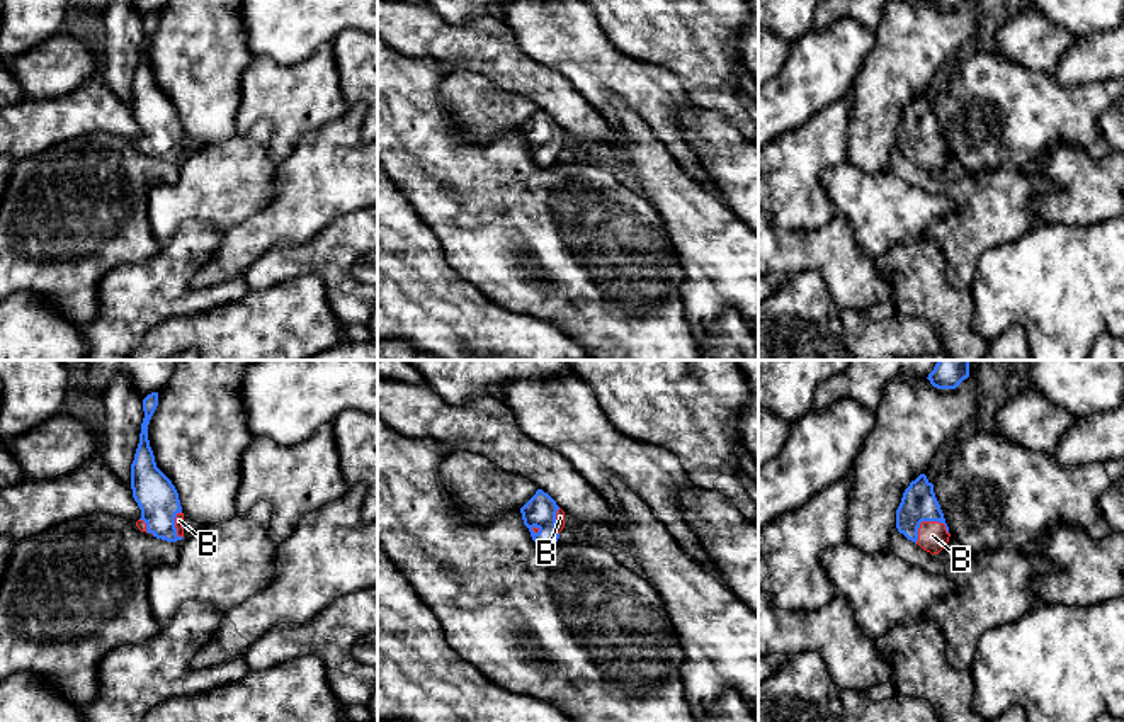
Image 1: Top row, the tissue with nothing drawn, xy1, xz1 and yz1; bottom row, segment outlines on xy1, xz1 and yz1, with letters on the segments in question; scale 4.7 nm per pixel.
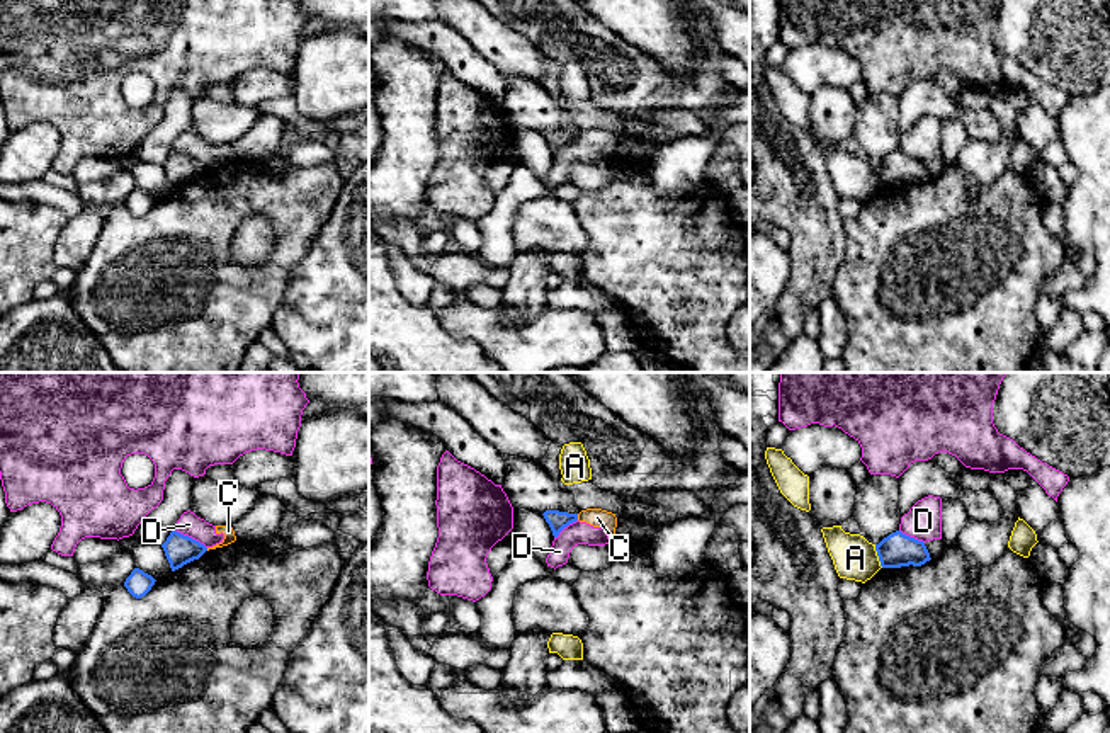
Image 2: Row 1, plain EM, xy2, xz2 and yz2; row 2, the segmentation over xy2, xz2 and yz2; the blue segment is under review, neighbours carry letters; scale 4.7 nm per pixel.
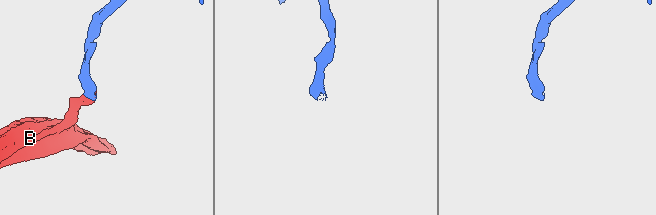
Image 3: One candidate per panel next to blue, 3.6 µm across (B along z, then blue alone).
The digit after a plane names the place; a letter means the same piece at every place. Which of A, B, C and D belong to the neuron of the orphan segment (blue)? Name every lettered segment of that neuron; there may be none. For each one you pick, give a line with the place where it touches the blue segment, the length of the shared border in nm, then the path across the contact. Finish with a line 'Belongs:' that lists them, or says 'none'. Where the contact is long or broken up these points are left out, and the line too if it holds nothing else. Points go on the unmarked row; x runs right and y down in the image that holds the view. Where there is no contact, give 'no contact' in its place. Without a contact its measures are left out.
B: contact yz1 (924, 140); length 170 nm; way yz1 (919, 123), (924, 140), (932, 155)
Belongs: B

